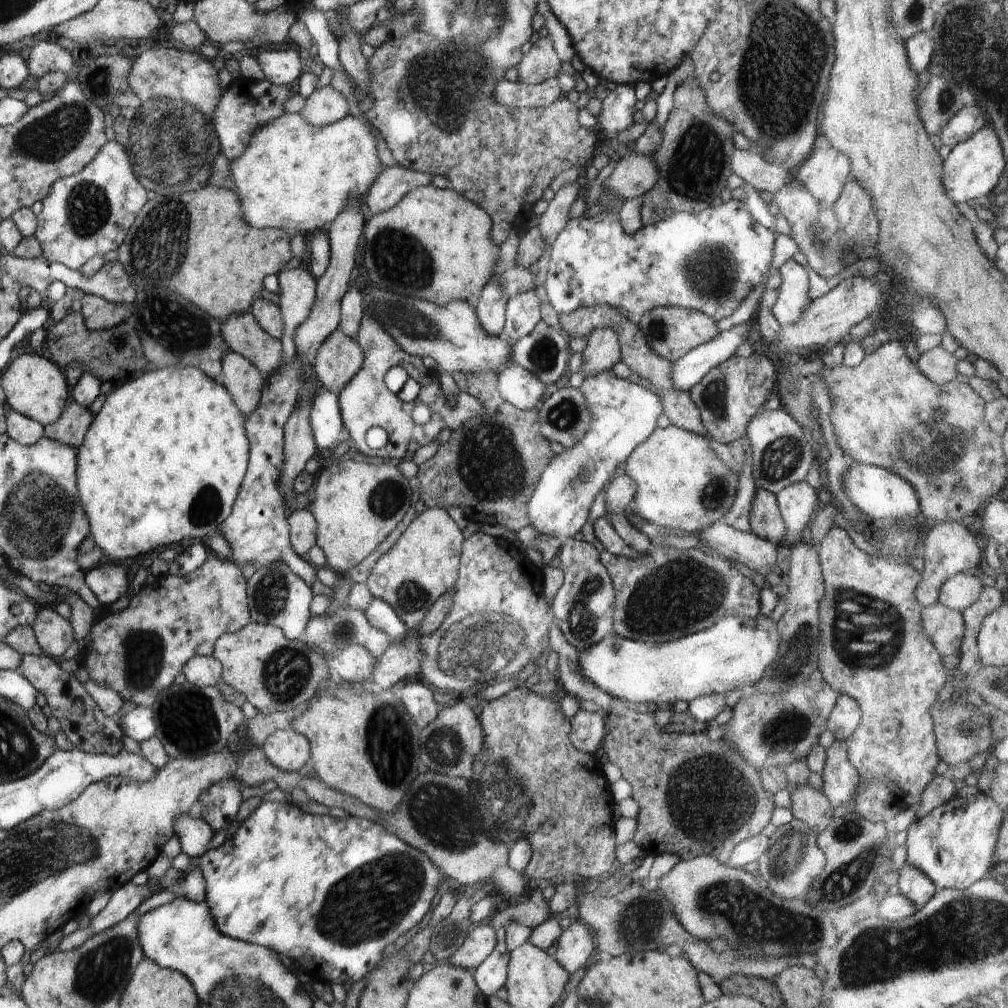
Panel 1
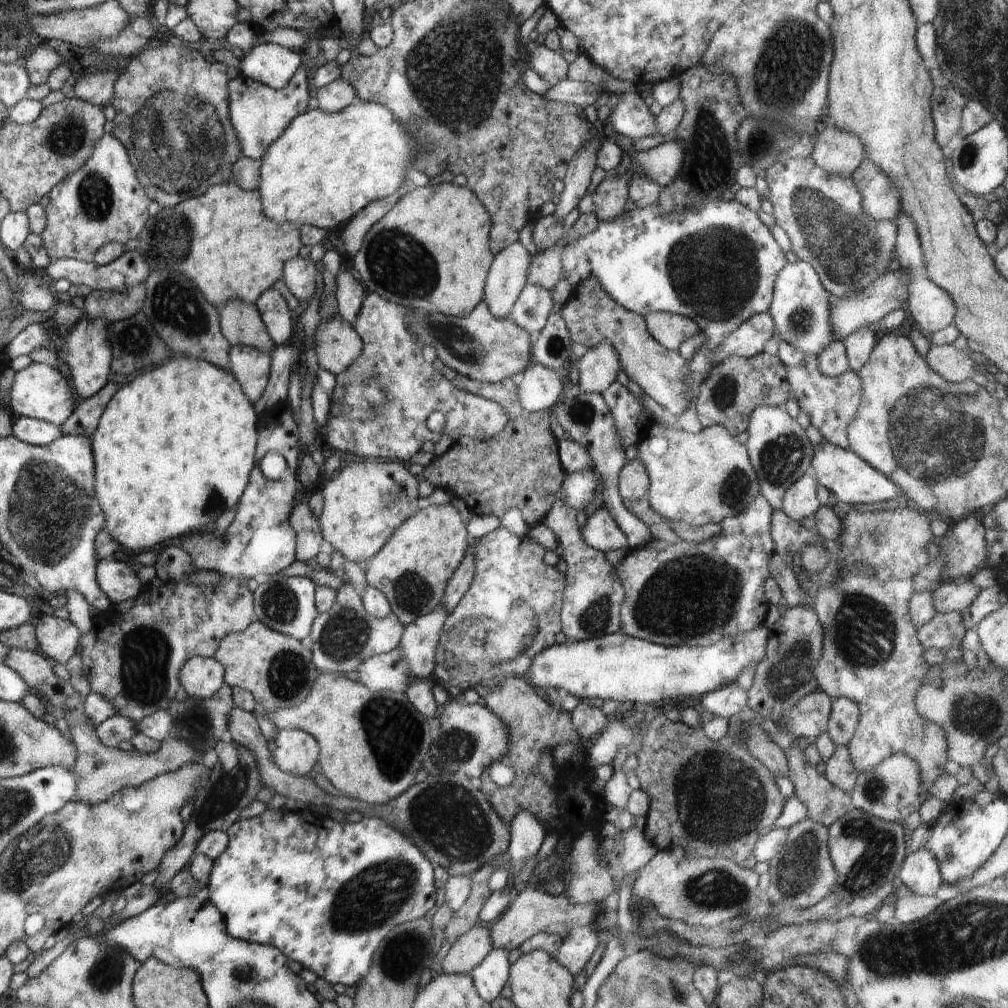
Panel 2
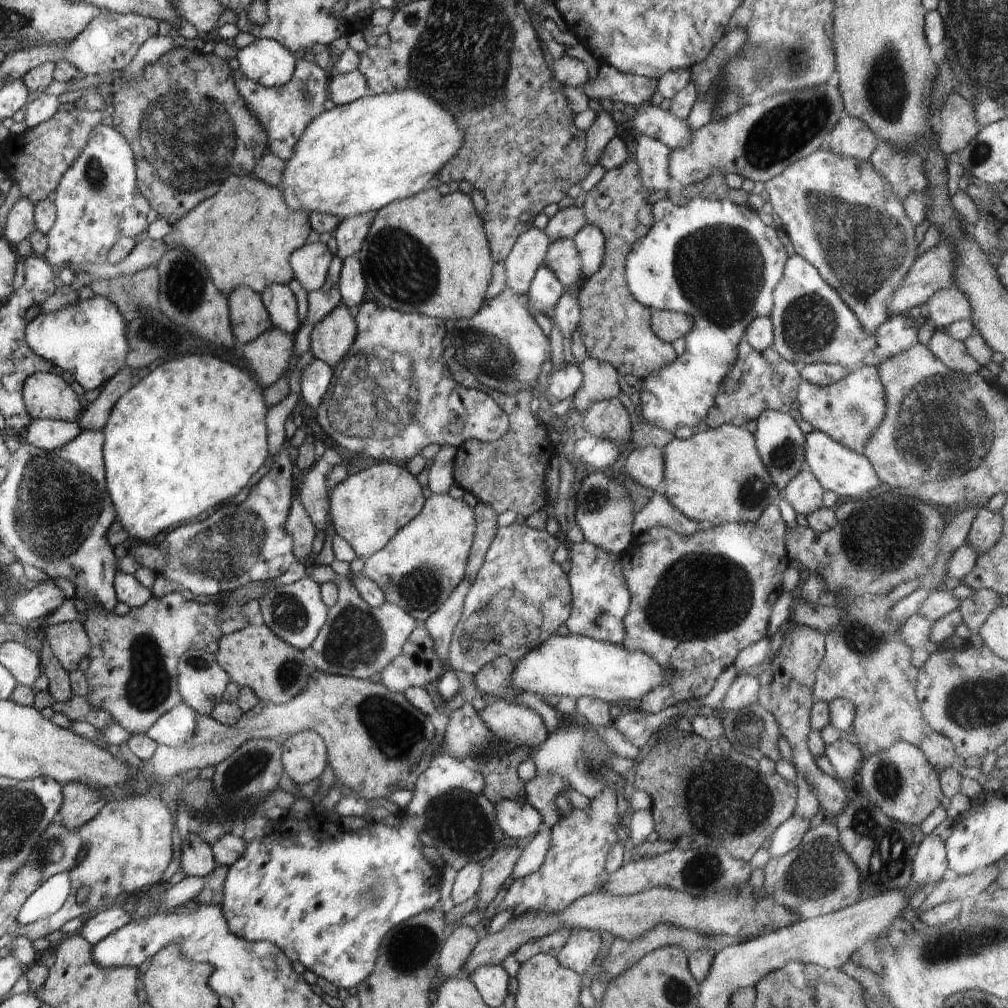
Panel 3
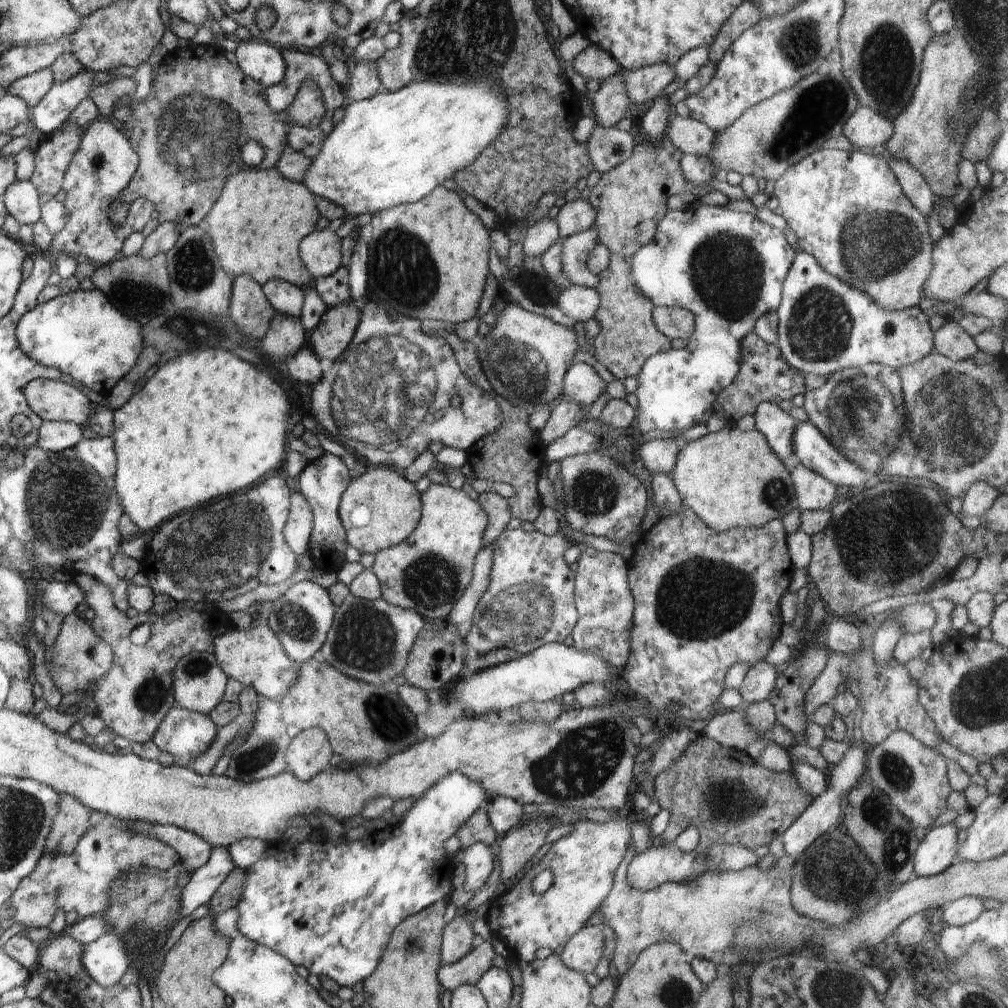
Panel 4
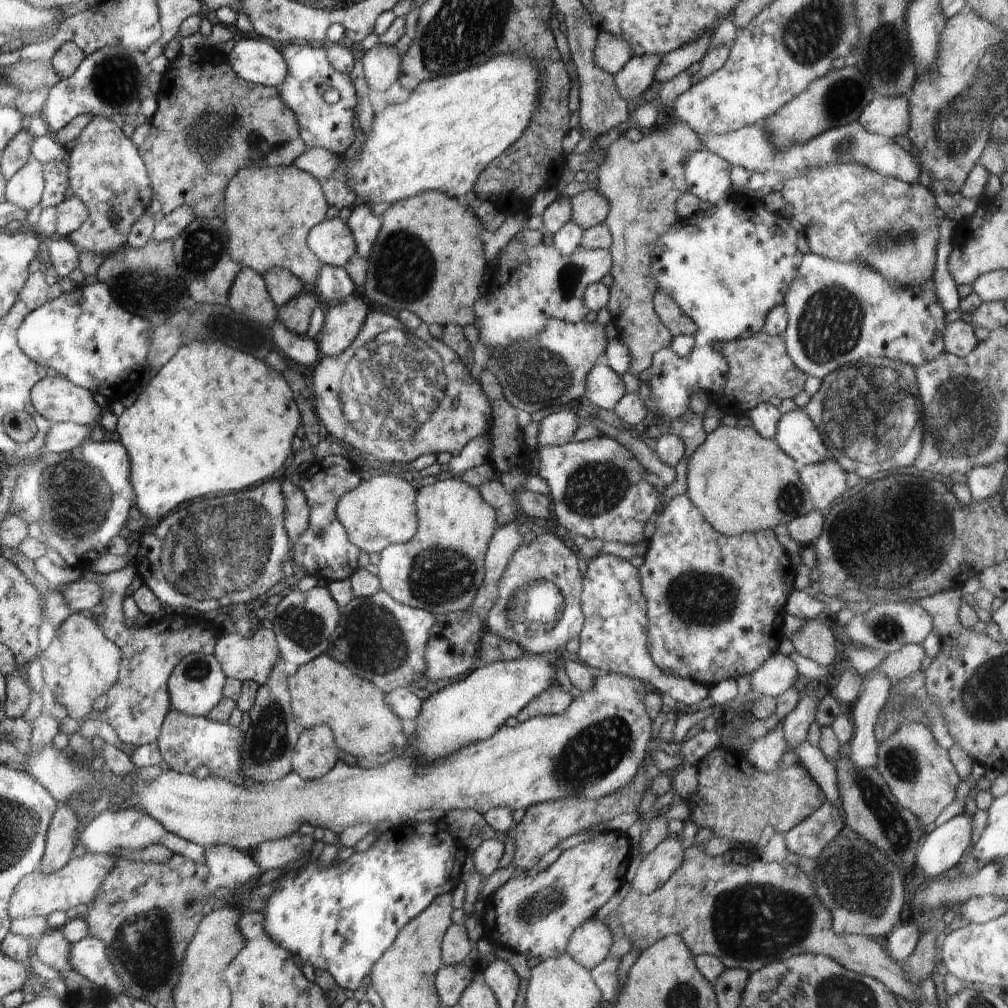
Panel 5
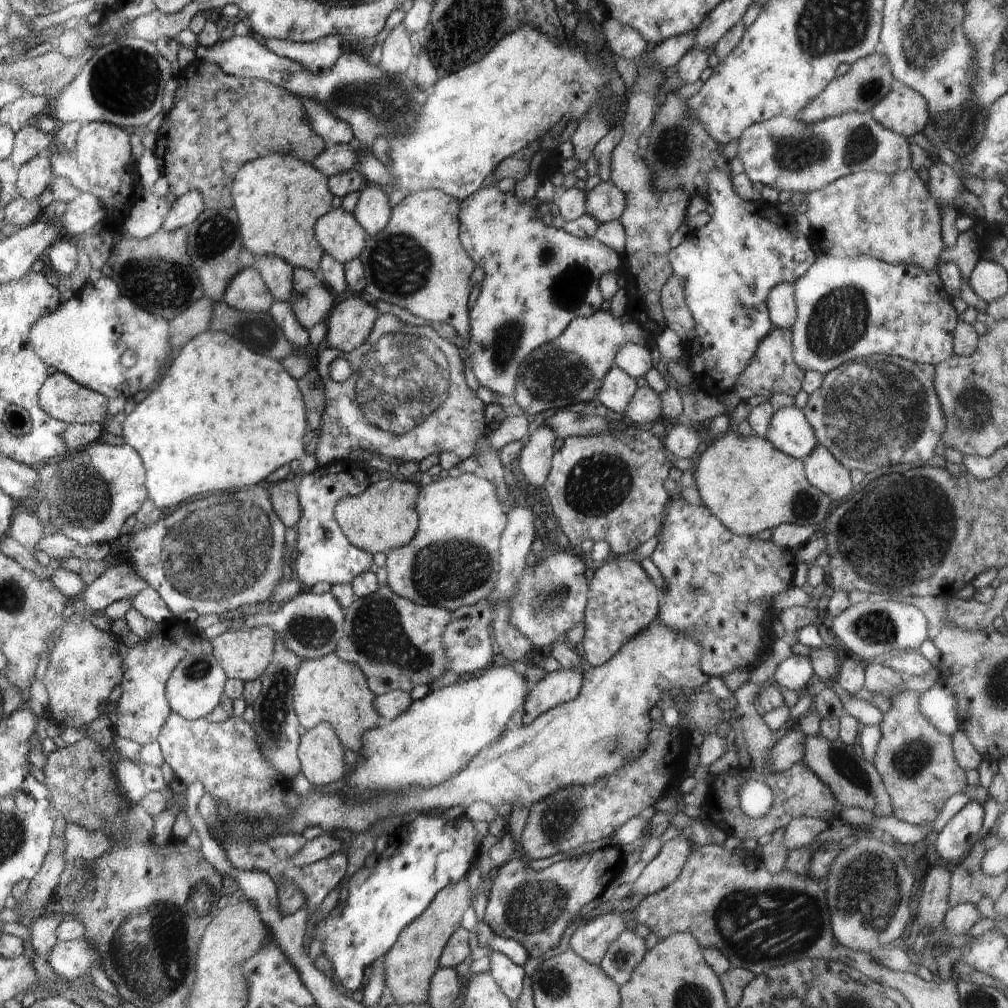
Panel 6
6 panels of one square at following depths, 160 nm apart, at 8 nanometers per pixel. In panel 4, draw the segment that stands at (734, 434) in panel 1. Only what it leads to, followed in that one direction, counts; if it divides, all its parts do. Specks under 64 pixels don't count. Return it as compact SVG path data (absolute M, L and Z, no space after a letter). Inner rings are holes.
M752 332L741 340L741 361L736 378L720 391L711 409L720 418L724 418L728 426L736 426L742 416L754 414L761 402L778 405L782 400L793 399L796 394L805 394L806 390L805 375L786 362L780 347L774 343L767 344Z

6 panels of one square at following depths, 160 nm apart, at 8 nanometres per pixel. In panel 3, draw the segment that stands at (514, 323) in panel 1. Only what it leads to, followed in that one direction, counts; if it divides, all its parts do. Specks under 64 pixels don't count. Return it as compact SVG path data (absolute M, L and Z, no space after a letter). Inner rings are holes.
M542 264L531 280L529 294L526 298L532 302L534 306L532 308L538 310L536 312L546 314L549 308L553 308L564 290L565 287L558 280L554 271Z

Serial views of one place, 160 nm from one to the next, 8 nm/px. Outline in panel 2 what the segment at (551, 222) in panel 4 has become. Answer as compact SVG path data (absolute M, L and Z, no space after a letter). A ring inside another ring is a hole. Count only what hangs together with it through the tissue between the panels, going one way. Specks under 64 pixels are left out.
M520 241L493 255L485 282L484 302L496 318L508 318L521 290L528 284L531 260Z

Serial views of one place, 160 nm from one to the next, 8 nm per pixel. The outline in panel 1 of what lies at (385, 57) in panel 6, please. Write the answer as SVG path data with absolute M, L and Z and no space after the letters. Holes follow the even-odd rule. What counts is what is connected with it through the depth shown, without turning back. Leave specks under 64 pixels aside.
M332 85L317 88L306 100L300 114L311 125L323 127L350 114L346 97Z

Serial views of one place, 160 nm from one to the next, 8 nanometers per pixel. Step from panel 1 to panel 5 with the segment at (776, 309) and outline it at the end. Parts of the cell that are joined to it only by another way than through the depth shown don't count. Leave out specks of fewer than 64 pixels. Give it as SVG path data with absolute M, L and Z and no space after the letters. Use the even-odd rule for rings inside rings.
M807 253L802 257L797 277L792 281L784 302L788 320L783 332L785 347L792 362L807 376L823 380L833 370L870 357L888 357L913 367L933 361L945 352L946 312L938 300L933 279L919 285L897 285L876 269L858 261L838 262Z

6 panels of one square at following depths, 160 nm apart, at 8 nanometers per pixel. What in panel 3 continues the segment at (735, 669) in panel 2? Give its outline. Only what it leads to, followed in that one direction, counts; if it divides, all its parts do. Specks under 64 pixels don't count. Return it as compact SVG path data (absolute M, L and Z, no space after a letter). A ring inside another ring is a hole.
M552 635L538 648L516 662L510 686L514 690L547 696L597 698L609 704L622 704L631 698L642 698L667 679L667 673L650 655L632 651L580 635Z

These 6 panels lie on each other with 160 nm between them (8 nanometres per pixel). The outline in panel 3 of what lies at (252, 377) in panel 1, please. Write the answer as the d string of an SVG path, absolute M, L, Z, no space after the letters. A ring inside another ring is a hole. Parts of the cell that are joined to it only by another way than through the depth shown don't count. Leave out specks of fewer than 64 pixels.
M278 327L268 329L241 348L250 362L251 370L258 374L259 381L266 386L286 375L297 357L293 334Z

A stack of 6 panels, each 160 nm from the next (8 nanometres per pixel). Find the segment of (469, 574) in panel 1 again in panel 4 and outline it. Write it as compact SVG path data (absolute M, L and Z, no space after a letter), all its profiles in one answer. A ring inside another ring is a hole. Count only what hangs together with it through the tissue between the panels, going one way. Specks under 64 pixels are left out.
M504 529L495 542L490 586L479 598L471 629L465 636L469 655L481 655L500 647L514 649L520 655L525 655L546 643L563 643L564 638L572 634L579 617L575 608L575 572L564 561L564 552L574 544L573 539L568 540L560 533L547 535L536 530Z

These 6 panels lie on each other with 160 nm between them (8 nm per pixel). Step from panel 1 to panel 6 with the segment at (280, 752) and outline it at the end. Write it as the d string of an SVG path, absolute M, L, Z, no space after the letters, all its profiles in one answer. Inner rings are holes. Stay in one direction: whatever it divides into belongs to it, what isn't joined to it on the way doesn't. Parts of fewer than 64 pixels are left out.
M321 722L301 736L297 755L301 773L315 786L336 782L344 776L344 748L336 728Z

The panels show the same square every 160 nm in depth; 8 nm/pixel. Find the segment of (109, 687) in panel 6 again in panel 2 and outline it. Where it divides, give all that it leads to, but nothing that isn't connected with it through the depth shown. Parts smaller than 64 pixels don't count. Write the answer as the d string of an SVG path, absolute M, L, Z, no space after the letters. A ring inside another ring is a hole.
M54 615L42 616L35 627L40 650L58 664L65 665L76 652L80 638L78 629L70 619L61 619Z

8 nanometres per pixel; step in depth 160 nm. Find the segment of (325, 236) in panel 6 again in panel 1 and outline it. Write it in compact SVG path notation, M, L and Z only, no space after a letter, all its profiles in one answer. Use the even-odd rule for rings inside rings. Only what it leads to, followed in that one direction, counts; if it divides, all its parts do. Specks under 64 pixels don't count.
M304 268L288 269L280 272L280 309L283 314L284 332L281 341L284 343L284 362L287 365L297 354L293 336L296 330L306 322L312 312L317 286L314 278Z

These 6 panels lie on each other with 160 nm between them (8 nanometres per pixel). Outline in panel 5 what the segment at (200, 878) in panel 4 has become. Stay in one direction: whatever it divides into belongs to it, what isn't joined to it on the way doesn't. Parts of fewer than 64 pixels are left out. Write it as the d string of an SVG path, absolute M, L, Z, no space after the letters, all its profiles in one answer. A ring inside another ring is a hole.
M212 845L211 847L208 847L205 850L205 860L204 862L206 863L206 866L209 867L209 878L207 879L207 888L208 890L210 890L210 892L214 892L216 889L218 888L224 888L226 890L230 890L230 891L238 891L240 890L241 886L244 886L244 884L248 884L248 882L252 882L252 880L256 880L257 881L257 885L258 884L258 880L260 878L260 876L262 876L262 874L265 872L263 871L259 866L258 863L255 863L252 856L250 856L250 854L248 854L248 852L242 852L239 850L236 850L235 848L226 846L226 845Z

